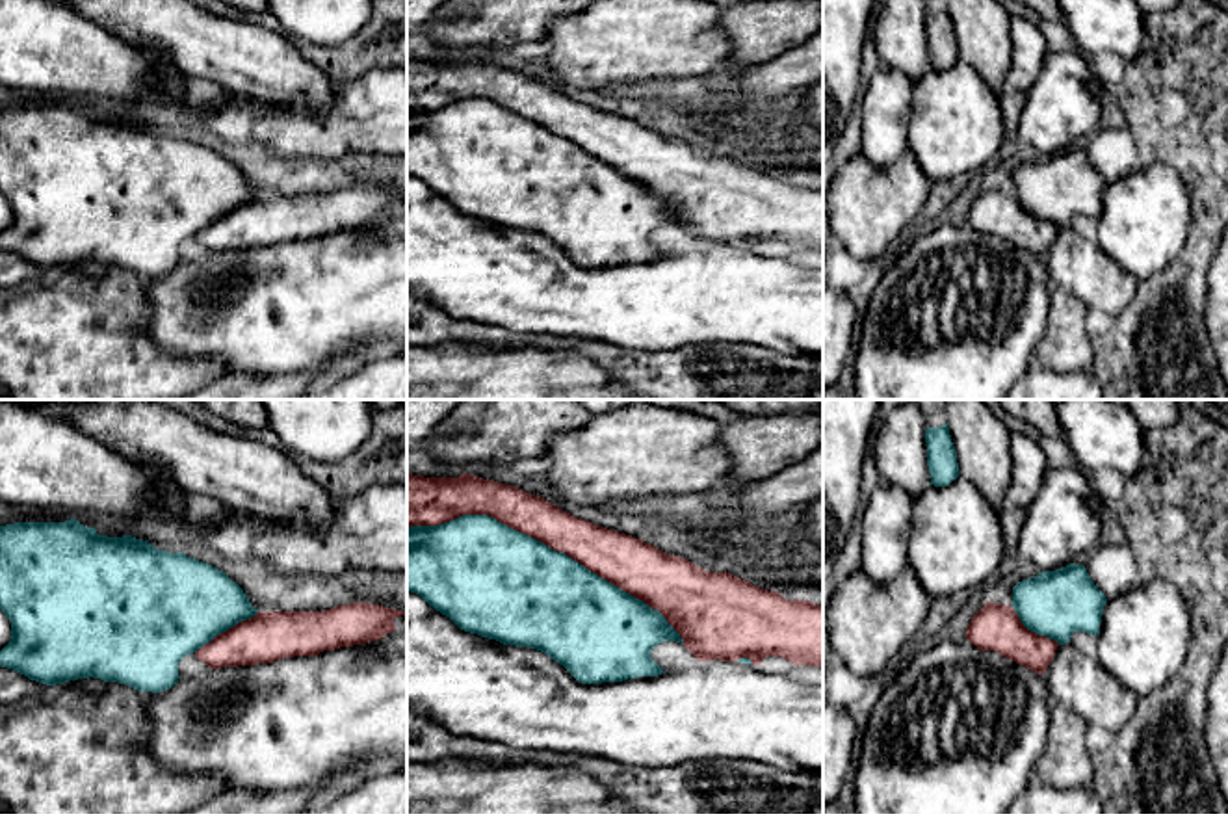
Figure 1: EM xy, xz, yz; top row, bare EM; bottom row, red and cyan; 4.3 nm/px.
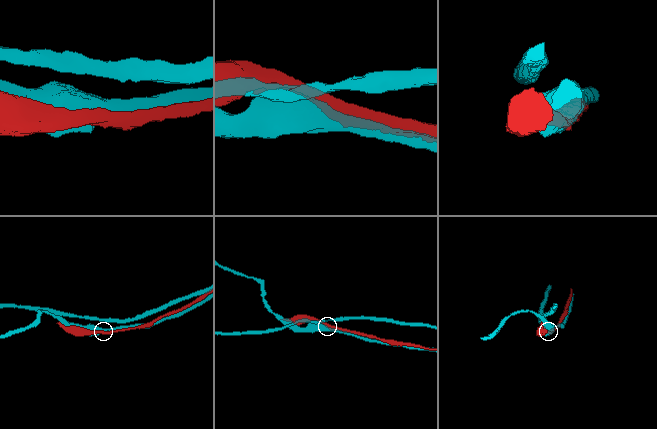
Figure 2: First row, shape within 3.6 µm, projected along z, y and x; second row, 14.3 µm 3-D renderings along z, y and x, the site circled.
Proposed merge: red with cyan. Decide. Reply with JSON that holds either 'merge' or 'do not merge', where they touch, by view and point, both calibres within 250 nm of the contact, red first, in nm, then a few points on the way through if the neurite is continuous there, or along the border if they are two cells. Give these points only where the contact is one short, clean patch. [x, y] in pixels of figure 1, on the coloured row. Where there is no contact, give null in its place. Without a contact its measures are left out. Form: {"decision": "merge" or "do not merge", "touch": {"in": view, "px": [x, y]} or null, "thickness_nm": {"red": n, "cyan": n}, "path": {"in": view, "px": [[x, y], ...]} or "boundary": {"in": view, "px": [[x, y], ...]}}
{"decision": "do not merge", "touch": {"in": "xz", "px": [548, 545]}, "thickness_nm": {"red": 200, "cyan": 480}}

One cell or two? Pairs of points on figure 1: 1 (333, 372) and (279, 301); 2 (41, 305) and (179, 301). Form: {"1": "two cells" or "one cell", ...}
{"1": "two cells", "2": "two cells"}

